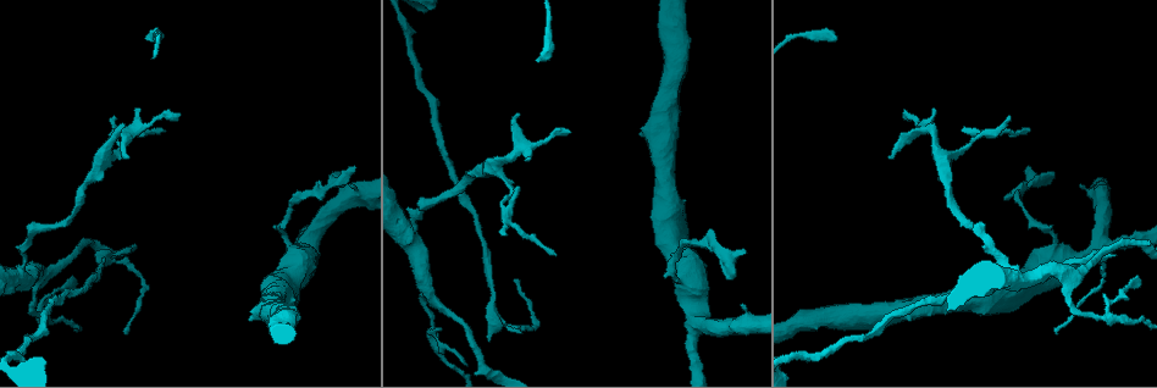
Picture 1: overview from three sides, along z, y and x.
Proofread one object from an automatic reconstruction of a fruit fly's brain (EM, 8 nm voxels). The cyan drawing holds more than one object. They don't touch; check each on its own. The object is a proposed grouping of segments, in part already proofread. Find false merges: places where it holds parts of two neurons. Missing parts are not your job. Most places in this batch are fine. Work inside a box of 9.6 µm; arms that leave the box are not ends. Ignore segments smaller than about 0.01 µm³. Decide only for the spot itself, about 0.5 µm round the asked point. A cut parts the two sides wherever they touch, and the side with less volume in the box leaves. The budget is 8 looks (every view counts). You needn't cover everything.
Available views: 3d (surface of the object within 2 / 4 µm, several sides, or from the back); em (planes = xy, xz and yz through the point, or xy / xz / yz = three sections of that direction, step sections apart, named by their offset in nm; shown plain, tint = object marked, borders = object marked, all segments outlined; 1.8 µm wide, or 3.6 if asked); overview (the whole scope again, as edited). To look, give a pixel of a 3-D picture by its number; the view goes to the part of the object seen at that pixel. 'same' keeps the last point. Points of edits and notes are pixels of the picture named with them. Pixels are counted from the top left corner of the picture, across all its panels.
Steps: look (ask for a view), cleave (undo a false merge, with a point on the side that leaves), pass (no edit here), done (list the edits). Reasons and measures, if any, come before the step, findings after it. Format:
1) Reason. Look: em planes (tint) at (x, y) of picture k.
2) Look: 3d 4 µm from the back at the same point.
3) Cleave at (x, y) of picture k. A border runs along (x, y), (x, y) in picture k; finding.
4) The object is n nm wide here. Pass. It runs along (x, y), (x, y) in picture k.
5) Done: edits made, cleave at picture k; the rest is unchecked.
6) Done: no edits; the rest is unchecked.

Branch point. Look: em yz step 4 (tint) at (128, 129) of picture 1.

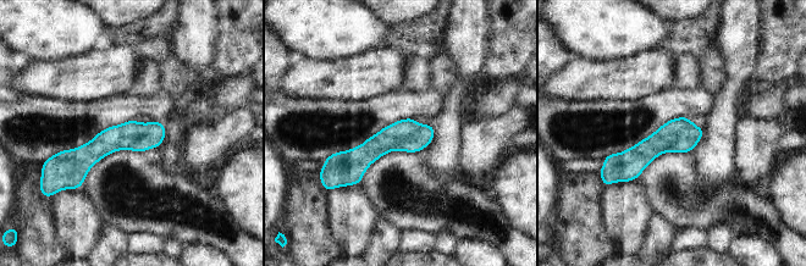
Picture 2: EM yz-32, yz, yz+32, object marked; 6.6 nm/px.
Cut it another way. Look: em planes (borders) at the same point.

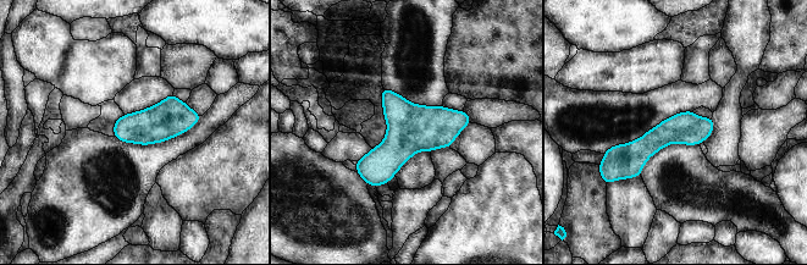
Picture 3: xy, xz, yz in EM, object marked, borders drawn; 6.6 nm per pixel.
The object is 220 nm wide here. Pass. It runs along (711, 123), (612, 154) in picture 3; all the same neuron.

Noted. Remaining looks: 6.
Side arm on a straight run. Look: 3d 4 µm at (14, 279) of picture 1.

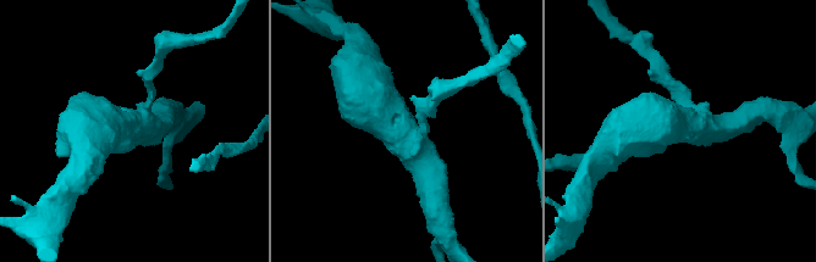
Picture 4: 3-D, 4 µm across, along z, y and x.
3 arms meet here; the arms are 170, 380, 700 nm wide. Look: em 3.6 µm xz step 8 (tint) at (132, 122) of picture 4.

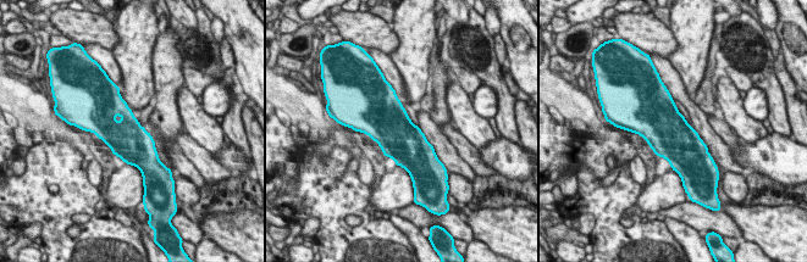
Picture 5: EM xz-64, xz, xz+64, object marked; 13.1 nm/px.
Pass. One neuron here.

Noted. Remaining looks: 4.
Two arms in line, one across. Look: 3d 4 µm at (429, 332) of picture 1.

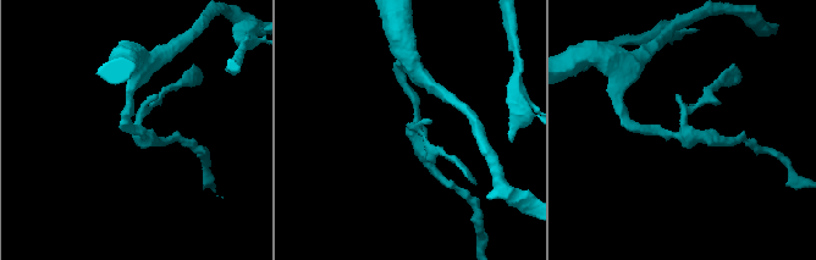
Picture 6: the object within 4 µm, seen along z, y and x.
3 arms meet here; shape alone is not enough. Look: em xz step 16 (tint) at (140, 134) of picture 6.

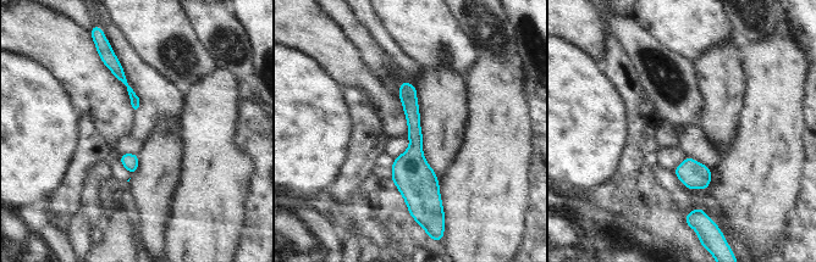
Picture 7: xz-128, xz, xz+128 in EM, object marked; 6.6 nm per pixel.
The object is 110 nm wide here. Pass. It runs along (402, 84), (415, 135), (417, 200) in picture 7; one neuron here.

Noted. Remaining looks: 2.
Done: no edits; the rest is unchecked.

